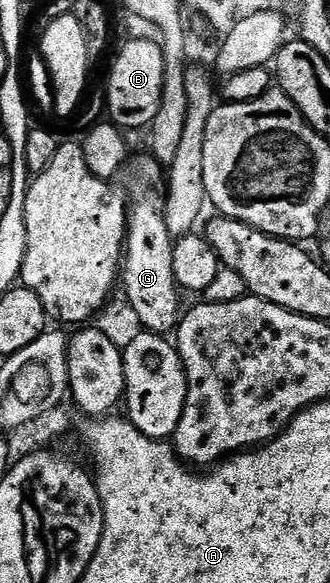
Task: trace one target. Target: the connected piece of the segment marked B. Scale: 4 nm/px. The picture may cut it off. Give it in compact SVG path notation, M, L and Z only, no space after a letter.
M147 37L125 42L107 77L107 113L111 116L108 118L124 131L146 130L161 107L164 87L165 55L162 44Z

